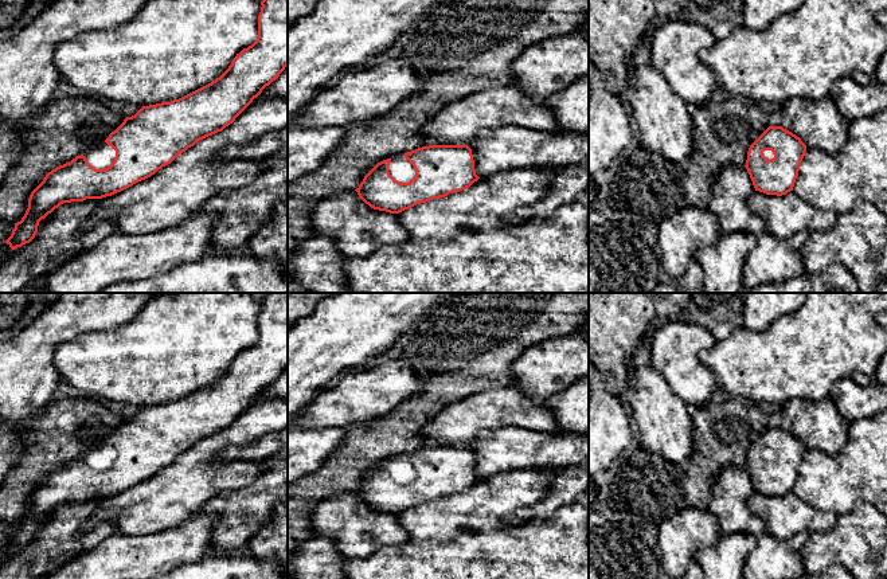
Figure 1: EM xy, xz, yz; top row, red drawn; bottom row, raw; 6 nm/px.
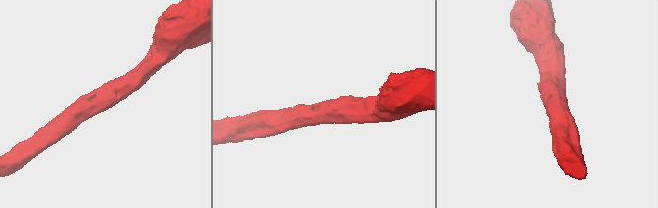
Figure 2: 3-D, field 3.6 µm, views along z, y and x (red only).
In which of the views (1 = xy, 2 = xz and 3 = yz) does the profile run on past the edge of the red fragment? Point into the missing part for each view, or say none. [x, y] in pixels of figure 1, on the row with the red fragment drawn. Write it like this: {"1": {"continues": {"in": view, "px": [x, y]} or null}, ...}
{"1": {"continues": {"in": "xy", "px": [100, 157]}}, "2": {"continues": {"in": "xz", "px": [399, 168]}}, "3": {"continues": {"in": "yz", "px": [769, 155]}}}

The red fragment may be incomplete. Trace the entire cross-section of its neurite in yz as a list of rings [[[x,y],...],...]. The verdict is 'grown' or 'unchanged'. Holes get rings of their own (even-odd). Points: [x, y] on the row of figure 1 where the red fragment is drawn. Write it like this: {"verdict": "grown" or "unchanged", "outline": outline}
{"verdict": "grown", "outline": [[[769,126],[749,148],[746,169],[755,191],[782,196],[793,191],[806,145],[782,126]]]}

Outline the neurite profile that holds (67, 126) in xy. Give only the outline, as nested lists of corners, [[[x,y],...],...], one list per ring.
[[[60,95],[50,99],[40,113],[23,122],[23,150],[0,185],[0,220],[20,222],[28,208],[31,192],[48,172],[98,146],[124,120],[125,117],[106,107],[97,97]]]

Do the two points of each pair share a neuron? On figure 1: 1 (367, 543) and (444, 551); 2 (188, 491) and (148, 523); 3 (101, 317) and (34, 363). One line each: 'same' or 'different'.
1: different
2: same
3: same

